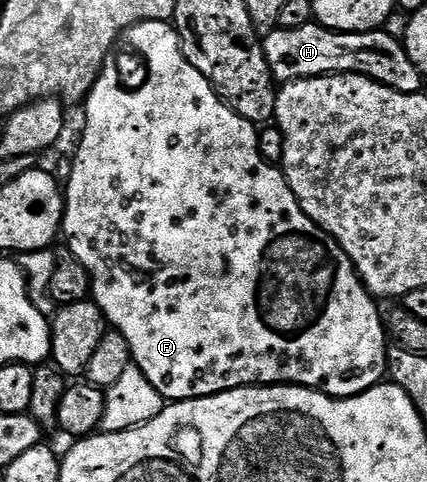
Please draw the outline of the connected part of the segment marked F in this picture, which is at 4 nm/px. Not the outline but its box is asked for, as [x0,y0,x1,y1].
[61,21,388,403]

